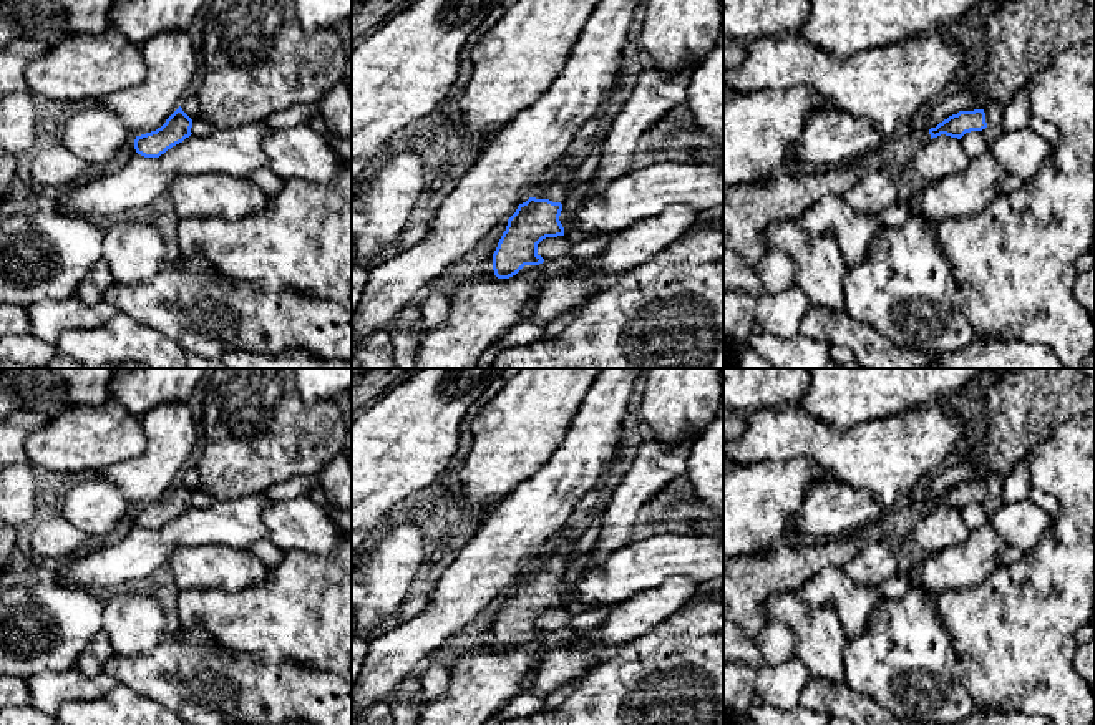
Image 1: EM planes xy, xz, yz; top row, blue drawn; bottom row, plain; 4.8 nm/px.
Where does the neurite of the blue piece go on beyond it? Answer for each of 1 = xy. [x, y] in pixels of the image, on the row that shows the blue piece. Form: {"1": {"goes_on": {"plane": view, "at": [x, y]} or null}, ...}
{"1": {"goes_on": null}}

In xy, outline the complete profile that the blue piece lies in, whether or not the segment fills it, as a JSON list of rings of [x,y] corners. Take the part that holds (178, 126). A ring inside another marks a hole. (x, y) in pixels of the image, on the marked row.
[[[179,106],[156,131],[136,136],[134,149],[144,158],[159,158],[173,146],[189,138],[192,119]]]

